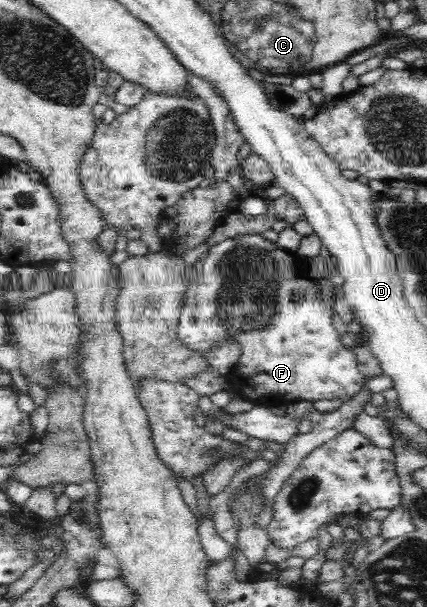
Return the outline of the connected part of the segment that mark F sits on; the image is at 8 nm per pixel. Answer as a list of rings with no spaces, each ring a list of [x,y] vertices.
[[[260,234],[226,238],[209,247],[205,255],[189,267],[188,290],[182,298],[178,335],[192,351],[211,352],[221,342],[234,342],[240,356],[228,374],[230,390],[239,398],[272,407],[296,401],[340,400],[349,404],[365,388],[366,377],[357,369],[353,349],[346,348],[334,328],[330,304],[322,304],[317,285],[298,276],[294,253]]]

